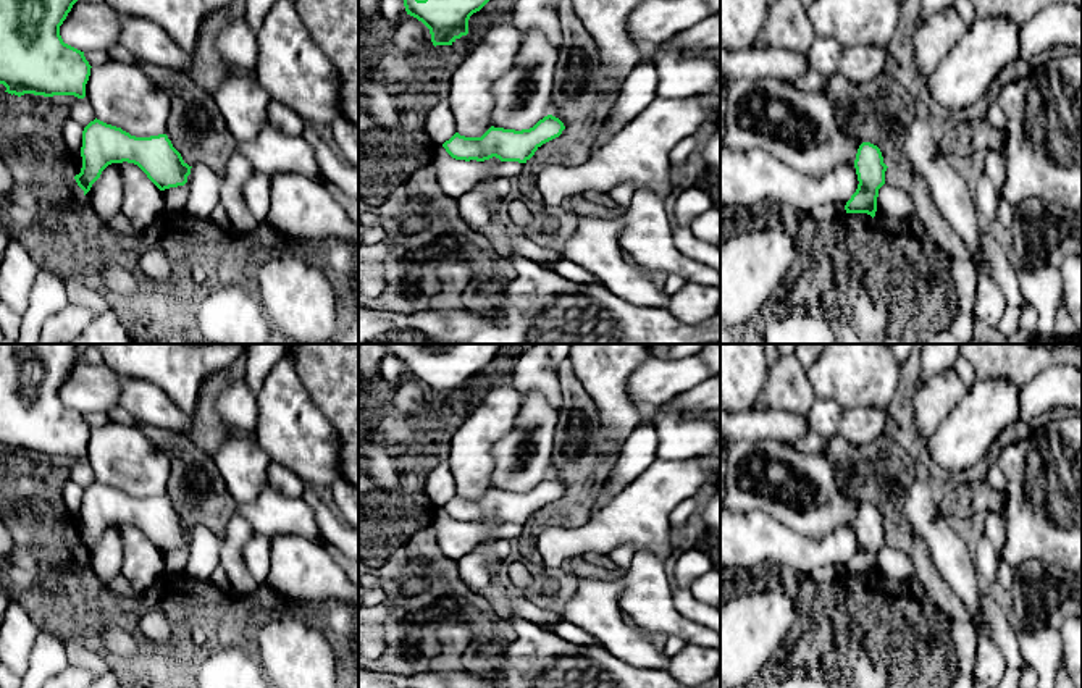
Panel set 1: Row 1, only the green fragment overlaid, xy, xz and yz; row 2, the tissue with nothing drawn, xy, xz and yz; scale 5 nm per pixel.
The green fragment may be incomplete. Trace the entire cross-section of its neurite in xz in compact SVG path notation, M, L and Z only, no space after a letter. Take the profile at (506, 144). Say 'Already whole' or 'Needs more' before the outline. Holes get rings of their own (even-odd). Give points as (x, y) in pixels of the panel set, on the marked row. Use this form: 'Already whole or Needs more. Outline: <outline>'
Already whole. Outline: M547 115L522 131L491 126L481 137L455 132L442 147L455 160L484 162L496 157L501 162L526 163L543 144L559 137L564 129L559 118Z

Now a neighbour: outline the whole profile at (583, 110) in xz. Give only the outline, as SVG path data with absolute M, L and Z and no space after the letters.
M581 23L577 27L562 29L559 74L549 115L559 118L565 129L559 137L538 147L526 160L528 166L559 165L564 158L572 165L581 165L589 158L615 102L615 94L599 94L593 86L601 65L596 40Z

